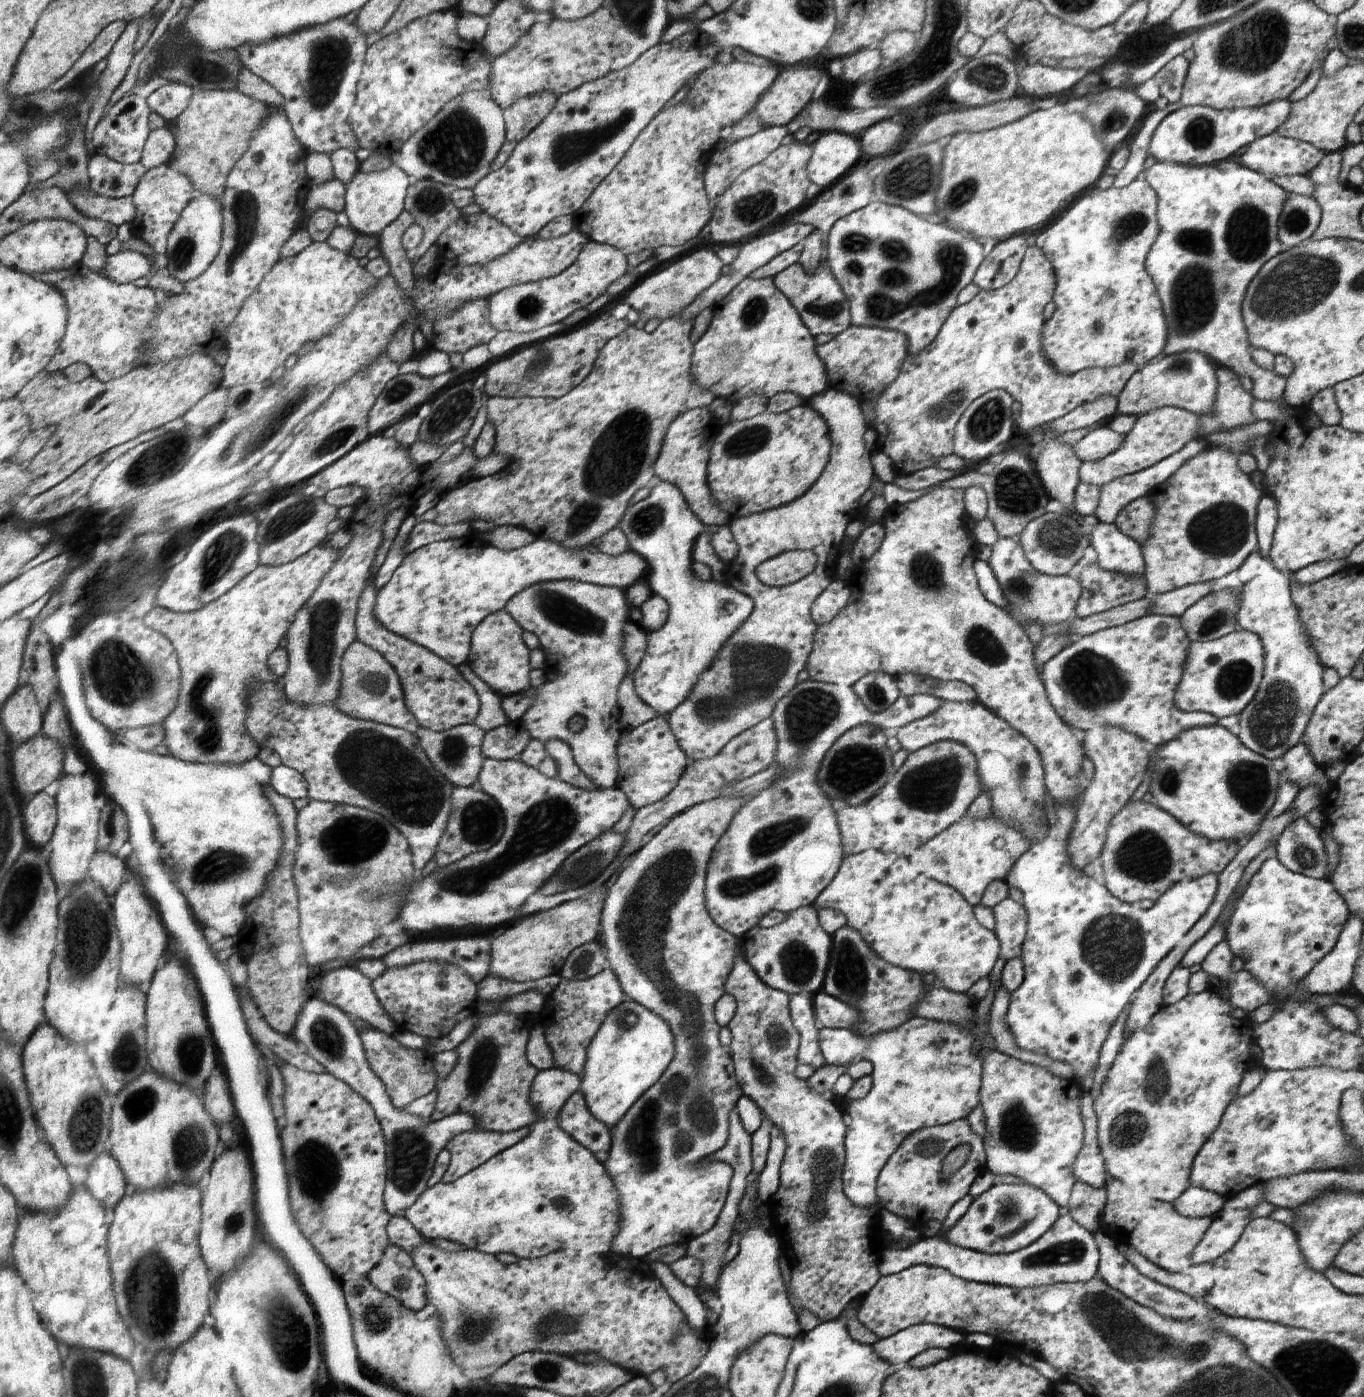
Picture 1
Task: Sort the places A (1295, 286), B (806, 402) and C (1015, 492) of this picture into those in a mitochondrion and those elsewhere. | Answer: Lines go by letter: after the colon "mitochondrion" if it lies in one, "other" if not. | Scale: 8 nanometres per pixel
A: mitochondrion
B: other
C: mitochondrion

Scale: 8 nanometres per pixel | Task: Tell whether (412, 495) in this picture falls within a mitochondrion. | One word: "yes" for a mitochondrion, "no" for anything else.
no

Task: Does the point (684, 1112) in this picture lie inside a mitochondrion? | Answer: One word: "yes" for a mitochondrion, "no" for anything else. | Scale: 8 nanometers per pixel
yes

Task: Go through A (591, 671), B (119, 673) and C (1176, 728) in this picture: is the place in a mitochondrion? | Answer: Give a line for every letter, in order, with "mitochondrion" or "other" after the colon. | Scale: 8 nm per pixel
A: other
B: mitochondrion
C: other

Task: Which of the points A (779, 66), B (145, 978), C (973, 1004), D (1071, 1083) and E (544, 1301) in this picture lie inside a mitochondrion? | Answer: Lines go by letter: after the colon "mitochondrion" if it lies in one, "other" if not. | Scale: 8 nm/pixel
A: other
B: other
C: other
D: other
E: other

